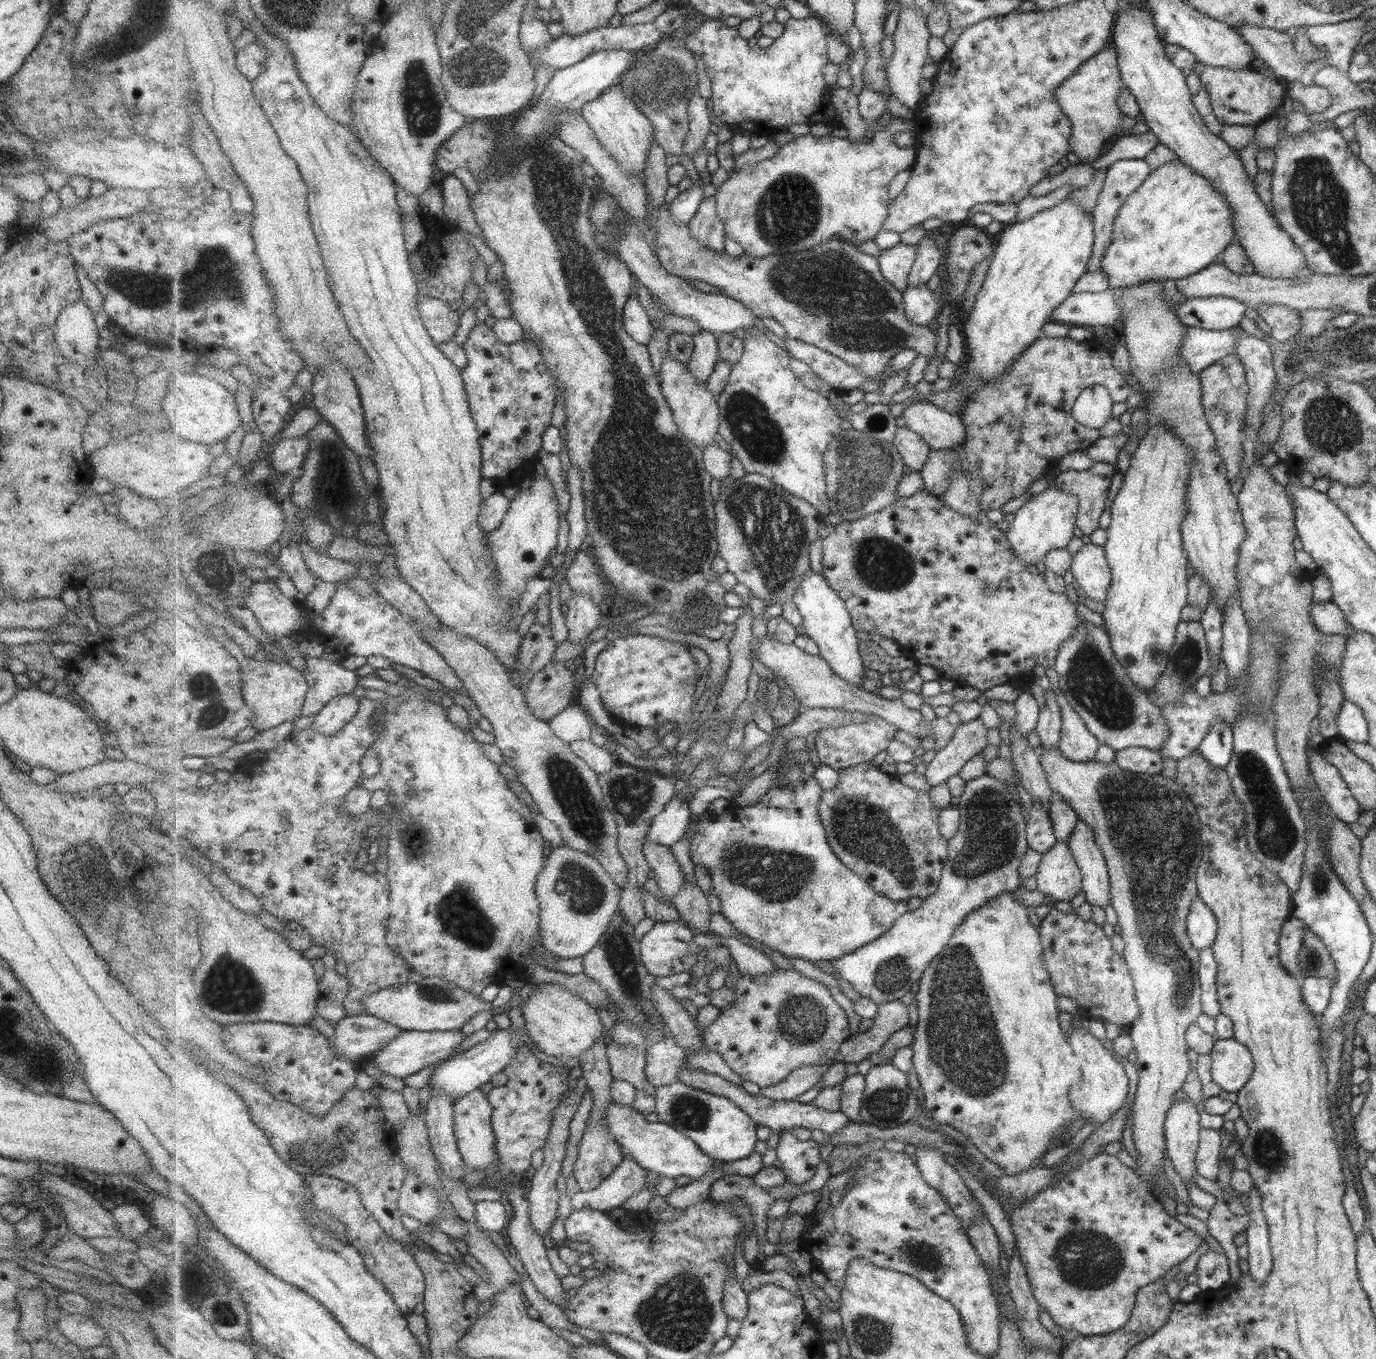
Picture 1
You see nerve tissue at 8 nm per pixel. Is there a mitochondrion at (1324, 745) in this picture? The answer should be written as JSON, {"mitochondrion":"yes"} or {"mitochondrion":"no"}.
{"mitochondrion":"no"}

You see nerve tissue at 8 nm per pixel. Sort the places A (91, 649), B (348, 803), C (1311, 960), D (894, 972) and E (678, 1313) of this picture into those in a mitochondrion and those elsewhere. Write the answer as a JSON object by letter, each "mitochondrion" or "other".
{"A":"other","B":"other","C":"mitochondrion","D":"mitochondrion","E":"mitochondrion"}

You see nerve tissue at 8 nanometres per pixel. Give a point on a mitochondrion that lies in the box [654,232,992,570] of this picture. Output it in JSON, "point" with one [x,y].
{"point":[856,309]}

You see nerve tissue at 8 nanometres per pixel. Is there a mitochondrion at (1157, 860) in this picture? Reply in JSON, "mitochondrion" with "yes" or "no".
{"mitochondrion":"yes"}

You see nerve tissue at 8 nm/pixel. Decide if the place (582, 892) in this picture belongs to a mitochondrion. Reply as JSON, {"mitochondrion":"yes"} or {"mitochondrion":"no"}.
{"mitochondrion":"yes"}

